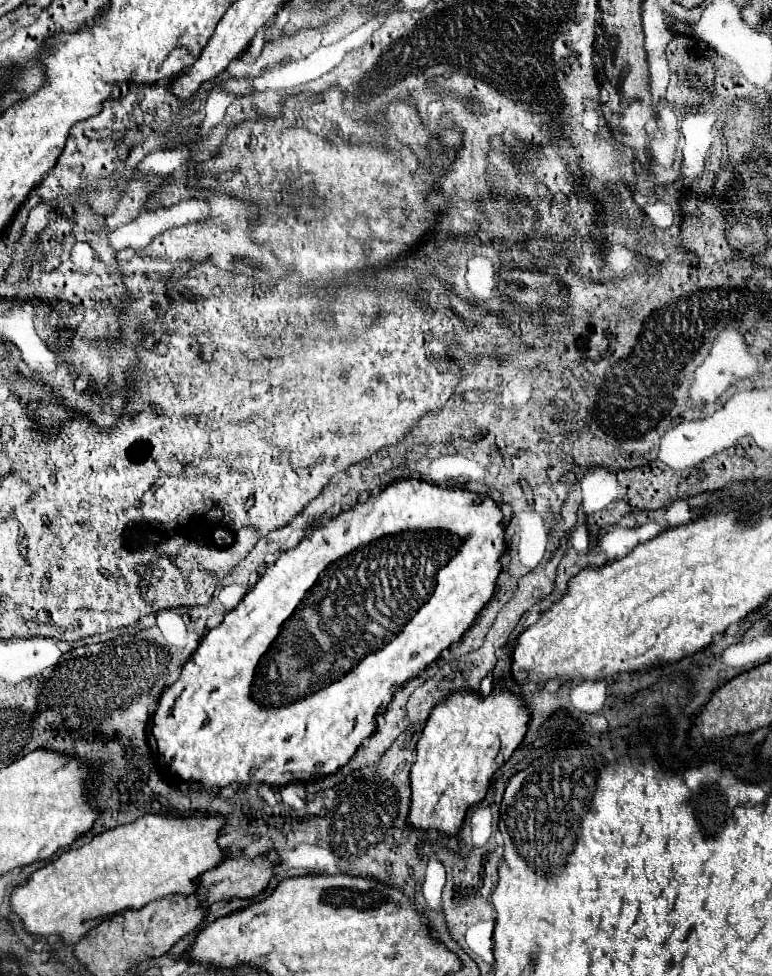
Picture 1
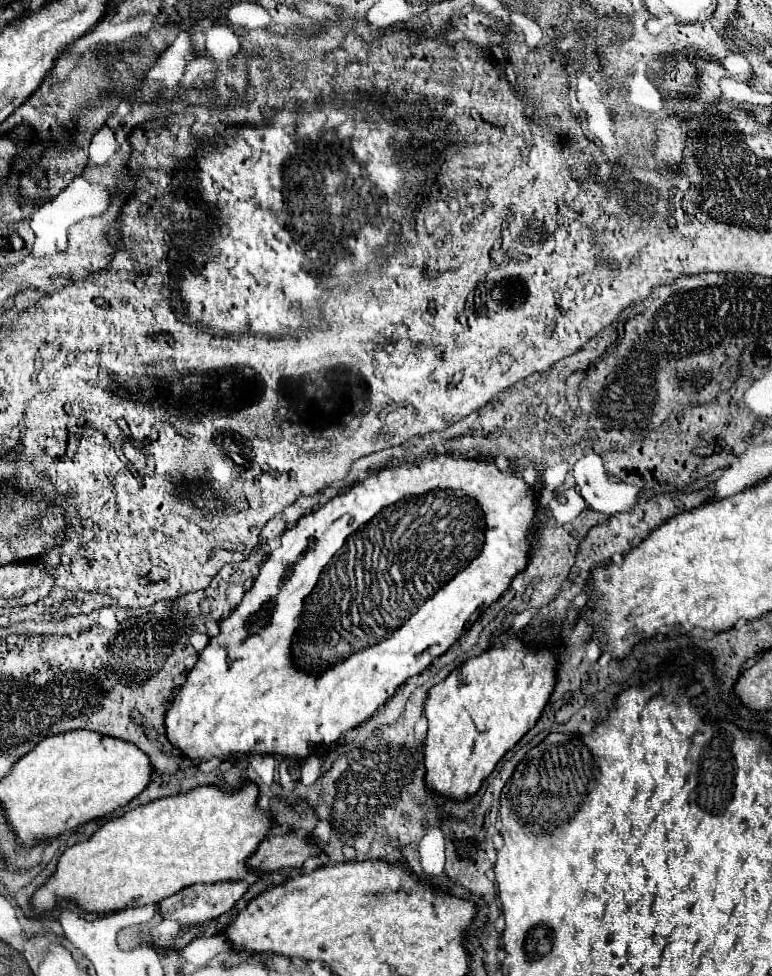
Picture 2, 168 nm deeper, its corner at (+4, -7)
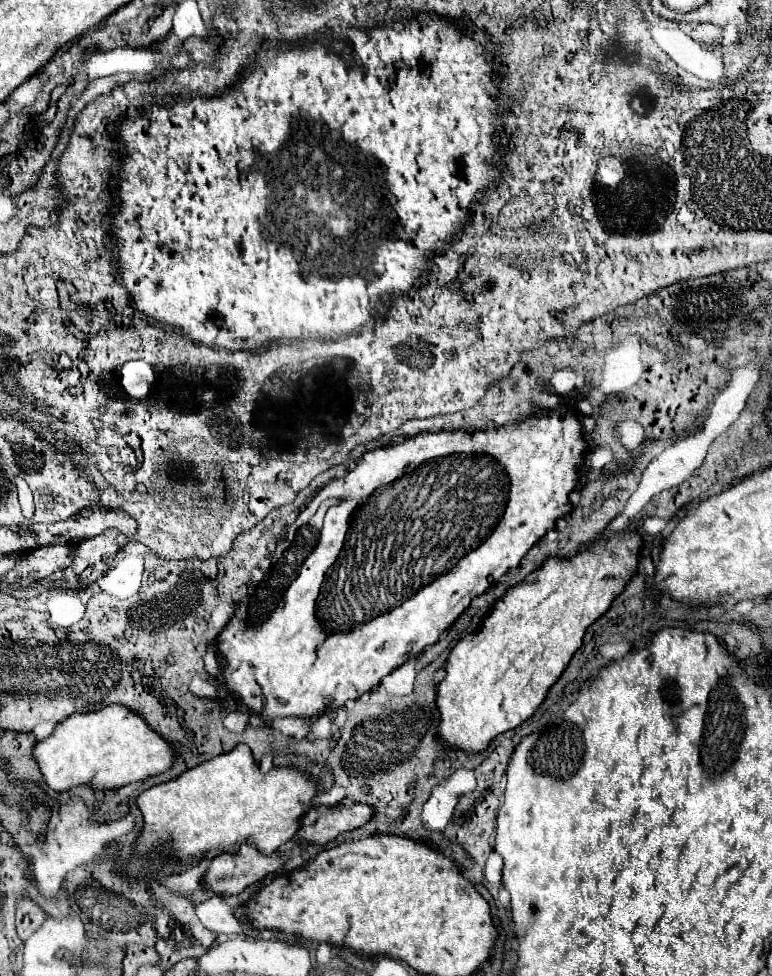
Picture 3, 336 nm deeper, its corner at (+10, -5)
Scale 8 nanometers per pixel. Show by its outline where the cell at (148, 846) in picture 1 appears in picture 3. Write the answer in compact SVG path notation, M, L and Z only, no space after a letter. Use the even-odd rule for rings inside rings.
M239 744L229 754L203 762L179 778L157 784L137 796L143 828L131 858L151 864L181 862L189 866L219 854L235 854L243 844L251 844L271 856L295 836L299 816L311 808L315 794L315 782L293 768L273 768L267 776L261 774L249 746Z

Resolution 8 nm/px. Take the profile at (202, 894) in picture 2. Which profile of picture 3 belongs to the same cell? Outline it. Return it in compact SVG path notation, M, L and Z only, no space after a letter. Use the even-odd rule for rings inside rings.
M241 846L237 854L221 854L217 858L213 858L213 862L207 866L205 870L205 886L213 892L213 894L219 894L219 896L237 896L241 894L247 886L259 882L261 878L265 878L267 874L275 872L277 868L283 866L283 858L277 856L277 854L271 854L271 856L263 856L261 852L257 852L253 846Z

